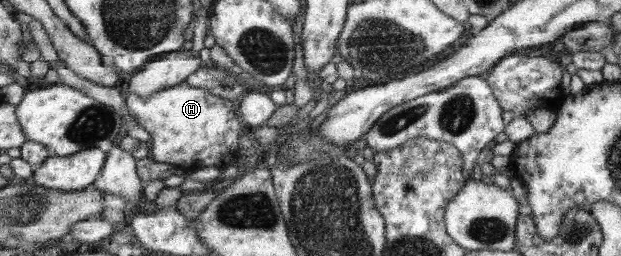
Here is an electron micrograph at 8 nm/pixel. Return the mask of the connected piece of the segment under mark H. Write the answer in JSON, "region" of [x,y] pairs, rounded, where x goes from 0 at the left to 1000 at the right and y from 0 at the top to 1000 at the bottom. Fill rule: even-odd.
{"region":[[[295,320],[233,383],[209,359],[201,398],[219,484],[243,523],[245,621],[298,668],[333,648],[359,664],[378,633],[385,531],[395,516],[395,492],[385,477],[378,414],[369,391]]]}

